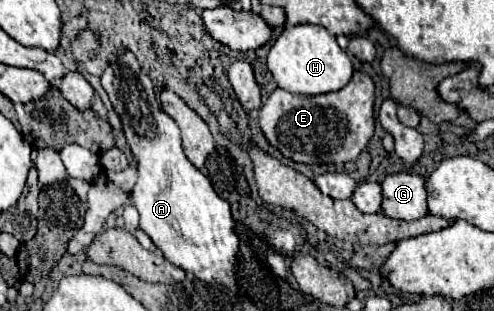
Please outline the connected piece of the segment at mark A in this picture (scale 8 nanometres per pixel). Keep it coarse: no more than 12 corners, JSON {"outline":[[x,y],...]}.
{"outline":[[132,50],[102,74],[162,254],[236,288],[230,204],[186,158]]}

